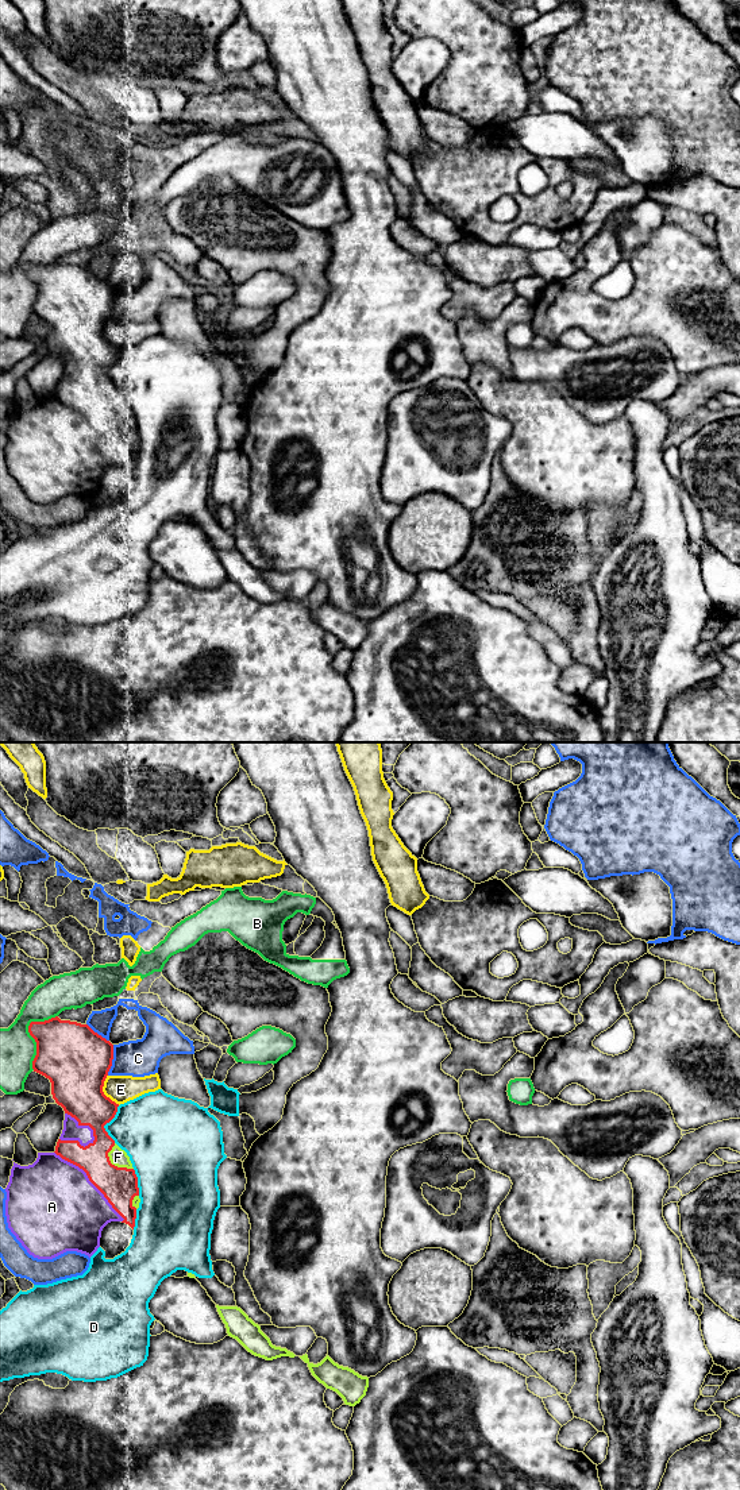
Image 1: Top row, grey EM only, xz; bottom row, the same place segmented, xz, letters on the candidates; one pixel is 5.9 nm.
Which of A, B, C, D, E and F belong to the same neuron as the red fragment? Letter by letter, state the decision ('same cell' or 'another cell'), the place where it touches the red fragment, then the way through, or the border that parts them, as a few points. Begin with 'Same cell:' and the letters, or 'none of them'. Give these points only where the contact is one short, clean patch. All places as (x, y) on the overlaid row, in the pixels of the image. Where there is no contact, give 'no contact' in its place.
Same cell: F
A: another cell | xz (91, 1181)
B: another cell | xz (29, 1031)
C: another cell | xz (112, 1058)
D: another cell | xz (106, 1123)
E: another cell | xz (103, 1092)
F: same cell | xz (111, 1164)

